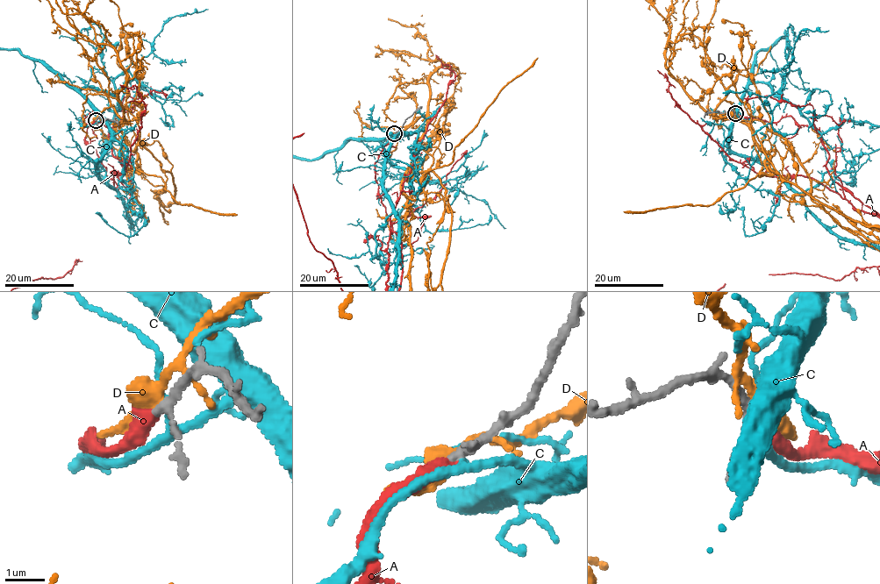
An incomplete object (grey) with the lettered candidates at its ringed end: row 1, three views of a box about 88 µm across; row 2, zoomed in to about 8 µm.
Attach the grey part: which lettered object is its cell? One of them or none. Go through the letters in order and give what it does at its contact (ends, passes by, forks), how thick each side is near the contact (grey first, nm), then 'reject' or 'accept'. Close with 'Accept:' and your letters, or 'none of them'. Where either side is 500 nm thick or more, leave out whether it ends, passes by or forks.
A: it ends | 170/440 nm | accept
C: it forks | 190/130 nm | reject
D: it forks | 200/300 nm | reject
Accept: A

